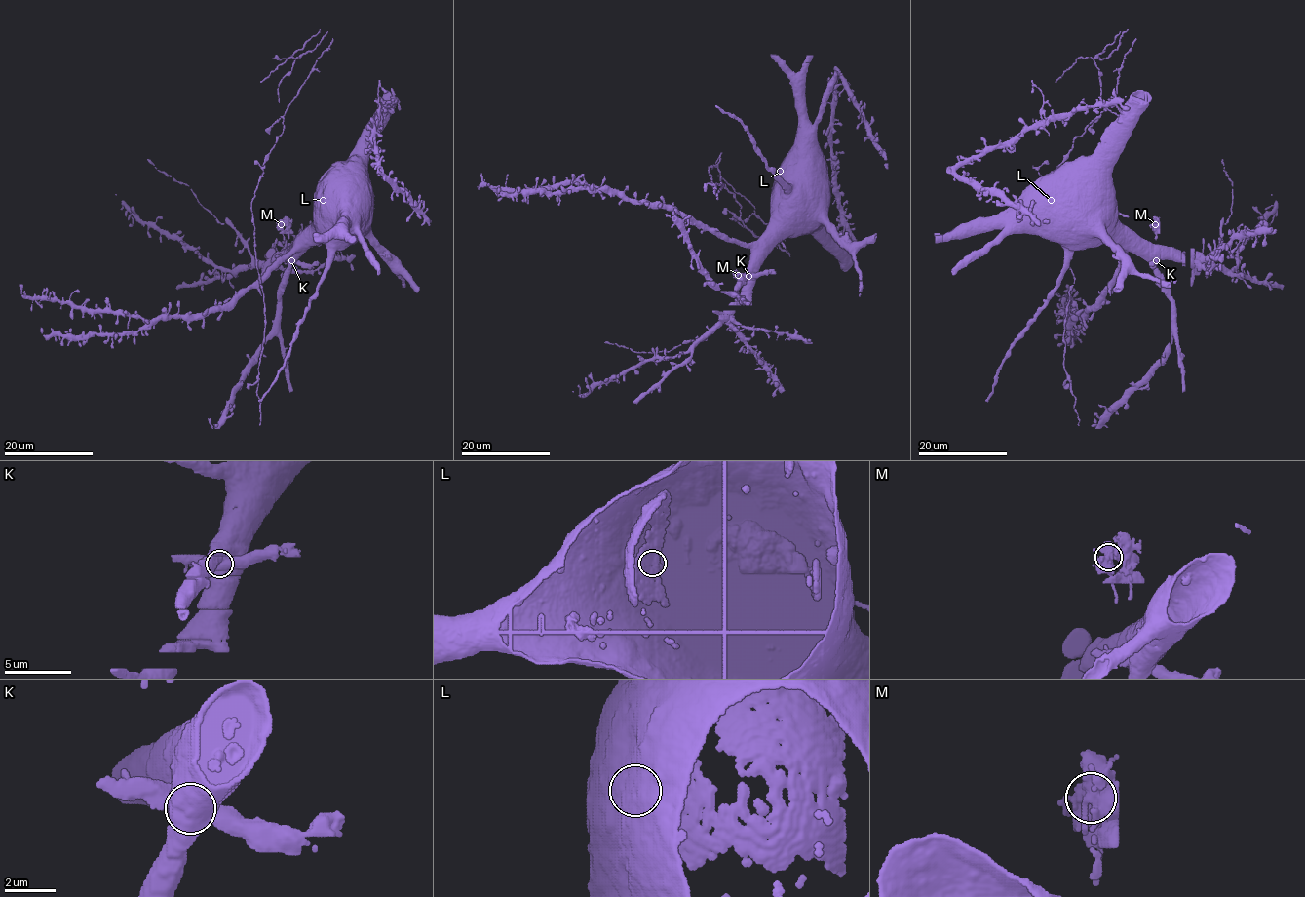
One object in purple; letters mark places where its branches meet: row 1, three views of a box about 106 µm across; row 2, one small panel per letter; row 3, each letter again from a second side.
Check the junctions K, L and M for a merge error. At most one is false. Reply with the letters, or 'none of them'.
none of them

